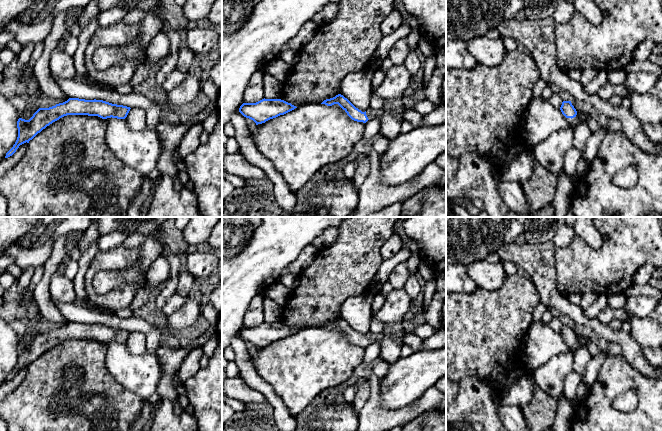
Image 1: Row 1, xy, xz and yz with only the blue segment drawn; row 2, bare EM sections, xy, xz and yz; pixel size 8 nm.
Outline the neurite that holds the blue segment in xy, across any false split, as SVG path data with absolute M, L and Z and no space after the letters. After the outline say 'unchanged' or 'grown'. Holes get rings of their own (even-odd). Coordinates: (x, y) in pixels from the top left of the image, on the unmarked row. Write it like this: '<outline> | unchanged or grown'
M69 322L63 327L49 332L39 332L29 344L19 342L17 345L18 361L5 382L12 380L20 369L29 367L47 350L67 339L98 340L102 343L125 343L130 331L112 328L103 324L85 324Z | unchanged

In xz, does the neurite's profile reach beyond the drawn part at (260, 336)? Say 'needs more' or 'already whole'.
already whole

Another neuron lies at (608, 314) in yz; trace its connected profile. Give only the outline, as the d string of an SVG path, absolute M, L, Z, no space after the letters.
M607 306L599 312L597 318L604 324L609 324L613 320L620 320L624 322L628 318L628 311L625 308L616 309Z

